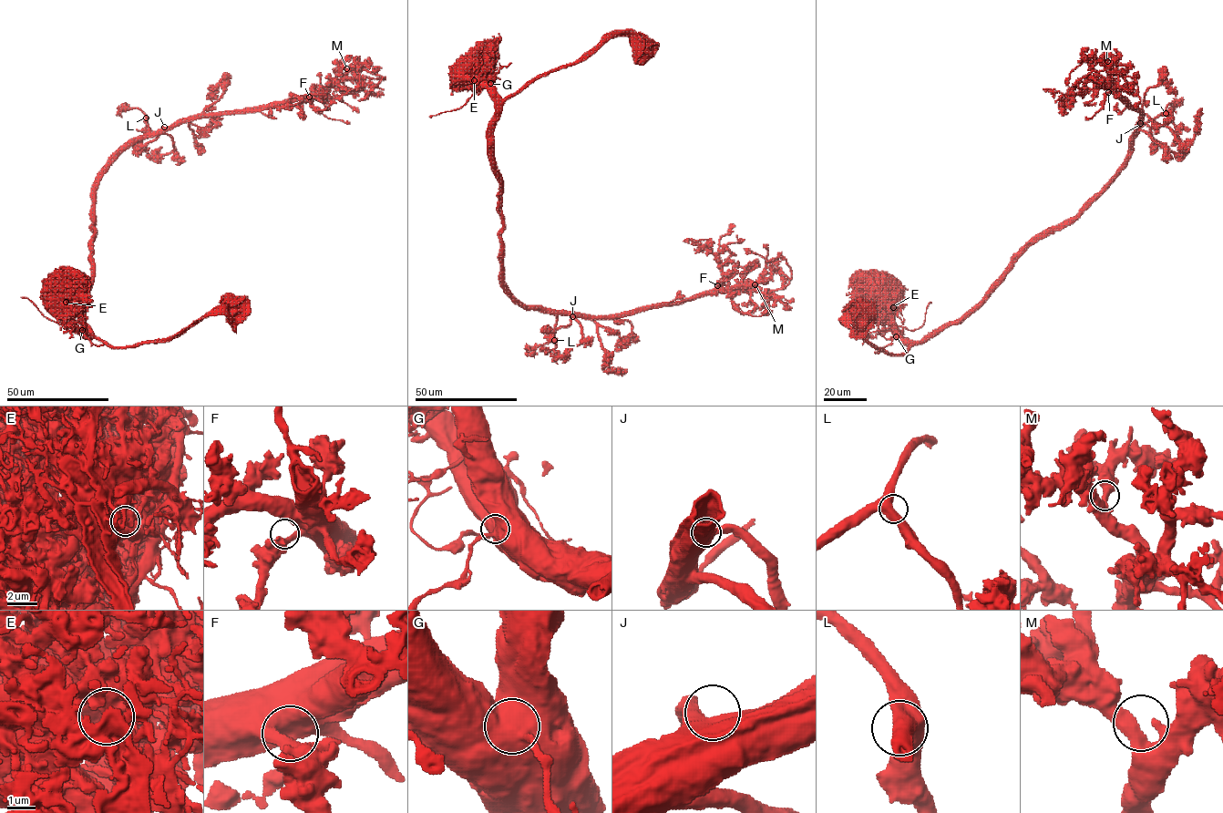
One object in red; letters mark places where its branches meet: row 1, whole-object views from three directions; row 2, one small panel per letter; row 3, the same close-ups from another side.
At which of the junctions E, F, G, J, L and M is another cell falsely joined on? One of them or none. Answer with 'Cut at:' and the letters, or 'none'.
Cut at: E

